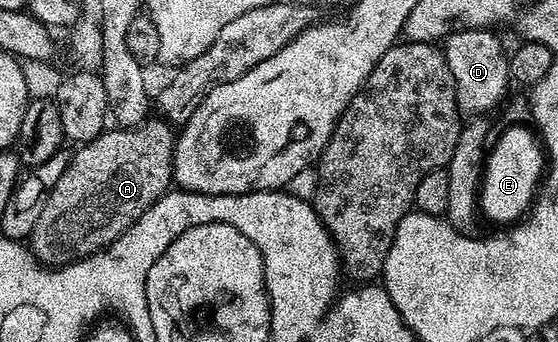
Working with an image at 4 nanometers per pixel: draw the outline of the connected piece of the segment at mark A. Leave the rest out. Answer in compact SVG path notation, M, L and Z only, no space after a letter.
M147 120L137 128L107 128L102 131L100 136L96 136L91 142L81 143L81 145L75 149L78 151L76 151L75 154L71 153L69 155L64 172L60 176L60 180L56 180L52 192L46 197L46 203L40 212L40 220L36 220L36 226L32 228L28 239L28 249L39 262L51 268L55 266L67 266L70 262L76 262L80 258L89 258L90 255L96 253L97 250L103 250L104 247L111 246L157 198L161 198L163 194L171 189L172 179L174 177L176 130L175 127L171 126L170 123L165 120L154 121L155 120Z

